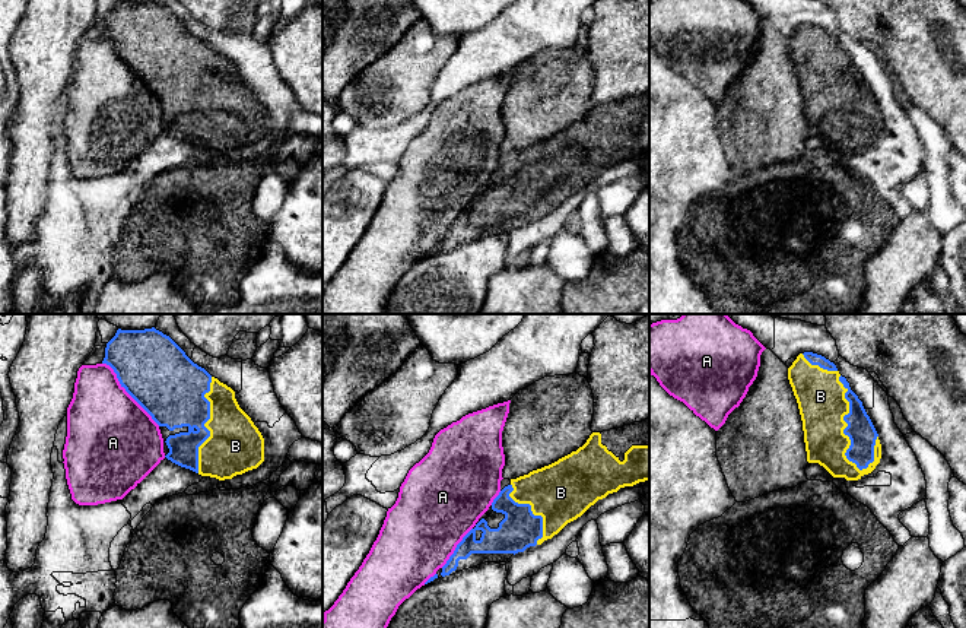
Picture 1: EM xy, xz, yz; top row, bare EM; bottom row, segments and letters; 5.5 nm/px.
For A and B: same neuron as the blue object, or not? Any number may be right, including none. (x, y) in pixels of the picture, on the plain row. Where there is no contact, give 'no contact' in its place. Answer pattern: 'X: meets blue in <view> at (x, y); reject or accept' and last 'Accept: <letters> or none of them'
A: meets blue in xy at (127, 64); reject
B: meets blue in yz at (847, 95); accept
Accept: B

